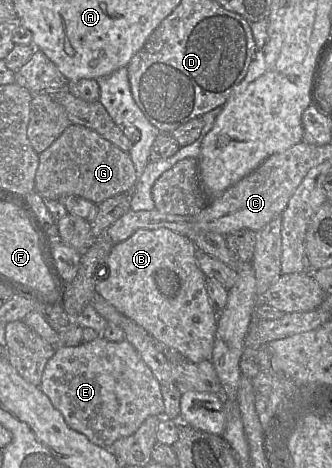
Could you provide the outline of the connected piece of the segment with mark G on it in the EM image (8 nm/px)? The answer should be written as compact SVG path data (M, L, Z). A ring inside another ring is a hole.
M70 125L60 137L39 154L34 191L43 199L78 196L95 204L126 193L137 181L134 164L127 152L80 125Z

